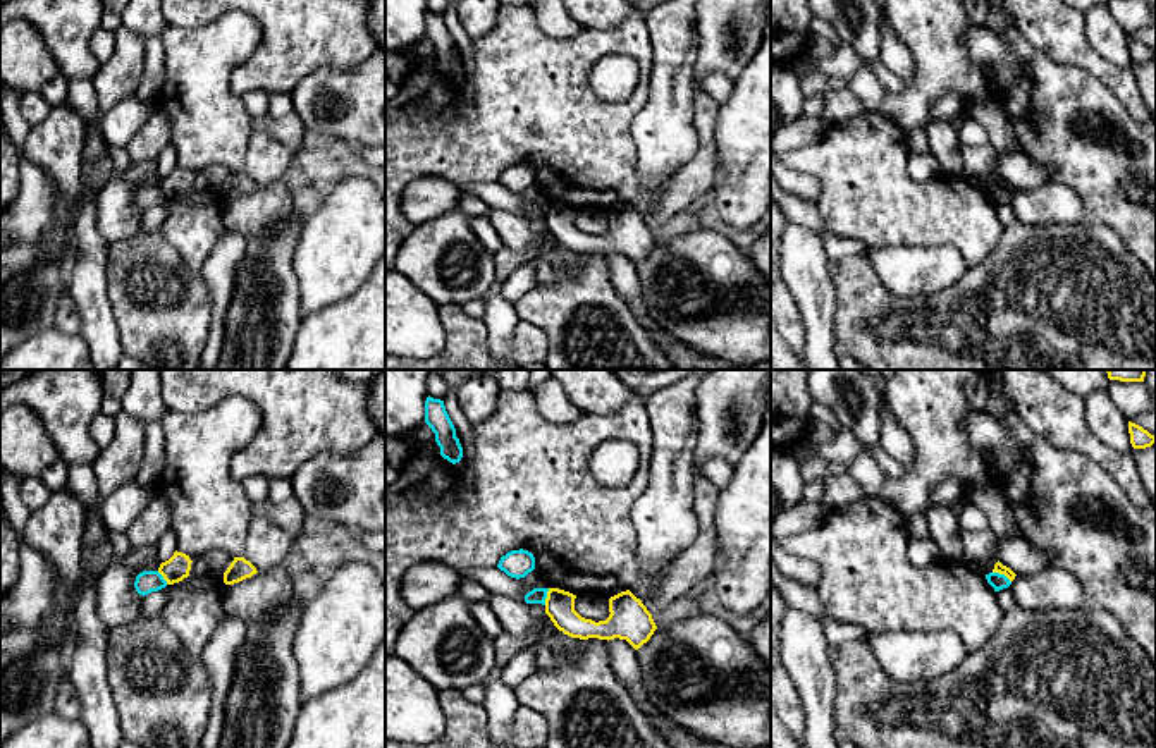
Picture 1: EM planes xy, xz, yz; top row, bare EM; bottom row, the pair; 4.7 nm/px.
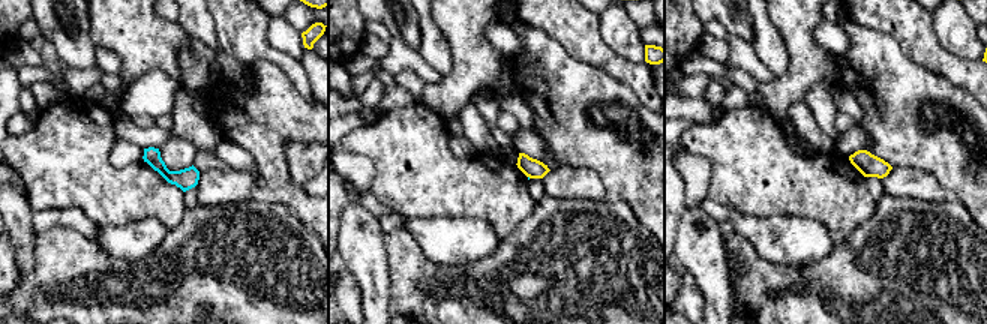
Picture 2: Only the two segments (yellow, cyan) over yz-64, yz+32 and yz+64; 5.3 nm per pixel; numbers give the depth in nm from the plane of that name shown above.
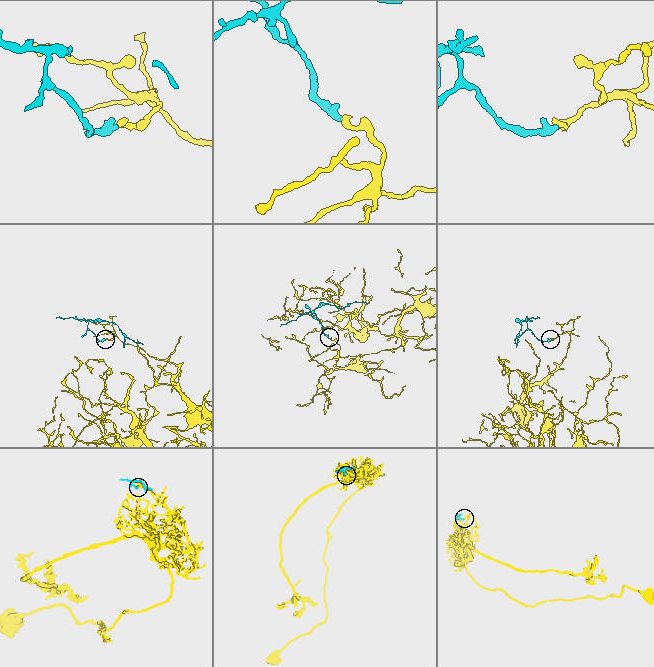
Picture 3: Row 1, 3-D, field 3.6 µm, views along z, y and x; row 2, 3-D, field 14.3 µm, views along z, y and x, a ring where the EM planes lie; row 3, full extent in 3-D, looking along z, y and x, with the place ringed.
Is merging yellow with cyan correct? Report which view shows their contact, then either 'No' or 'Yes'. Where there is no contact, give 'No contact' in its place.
Touches yellow in yz. No

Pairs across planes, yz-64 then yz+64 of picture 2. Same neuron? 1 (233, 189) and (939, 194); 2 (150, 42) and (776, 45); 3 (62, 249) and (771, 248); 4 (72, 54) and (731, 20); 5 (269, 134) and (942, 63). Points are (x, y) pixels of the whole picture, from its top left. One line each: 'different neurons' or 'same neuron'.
1: same neuron
2: different neurons
3: different neurons
4: same neuron
5: different neurons

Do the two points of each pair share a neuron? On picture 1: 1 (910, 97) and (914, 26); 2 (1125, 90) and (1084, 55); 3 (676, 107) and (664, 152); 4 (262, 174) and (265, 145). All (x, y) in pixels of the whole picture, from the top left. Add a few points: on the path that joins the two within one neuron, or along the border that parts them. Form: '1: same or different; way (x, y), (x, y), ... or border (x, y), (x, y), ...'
1: same; way (924, 79), (924, 43)
2: same; way (1115, 79), (1094, 64)
3: same; way (668, 117), (664, 141)
4: same; way (264, 167), (265, 152)

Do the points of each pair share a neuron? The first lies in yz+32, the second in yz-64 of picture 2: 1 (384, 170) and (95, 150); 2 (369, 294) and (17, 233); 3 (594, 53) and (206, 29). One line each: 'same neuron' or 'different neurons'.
1: same neuron
2: same neuron
3: different neurons

